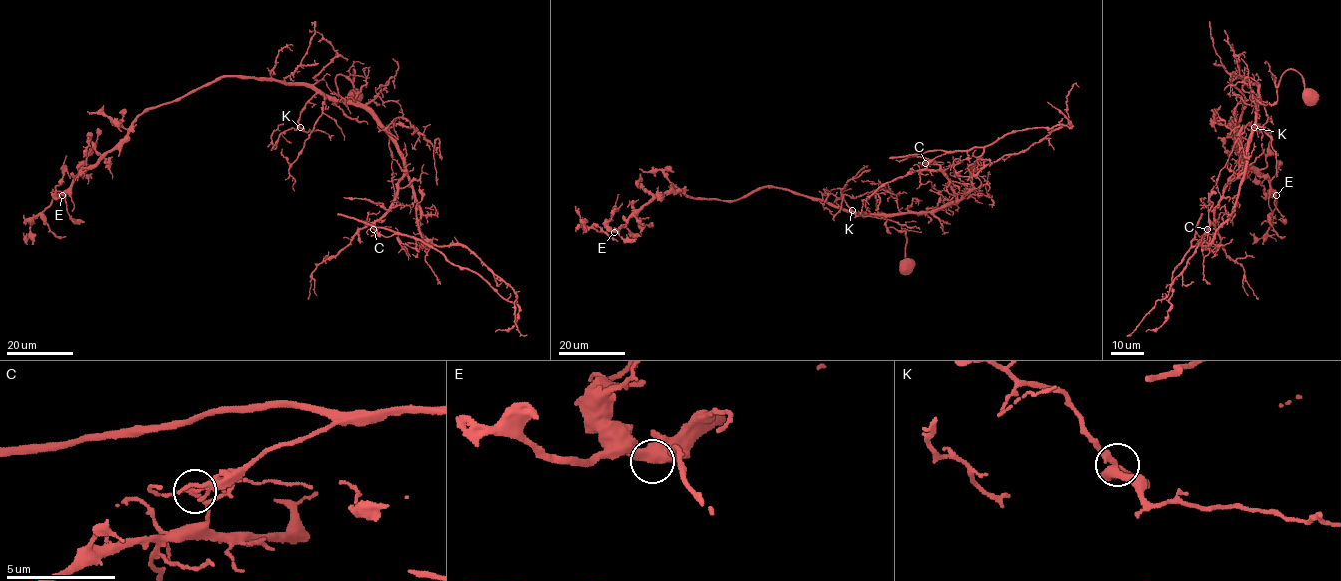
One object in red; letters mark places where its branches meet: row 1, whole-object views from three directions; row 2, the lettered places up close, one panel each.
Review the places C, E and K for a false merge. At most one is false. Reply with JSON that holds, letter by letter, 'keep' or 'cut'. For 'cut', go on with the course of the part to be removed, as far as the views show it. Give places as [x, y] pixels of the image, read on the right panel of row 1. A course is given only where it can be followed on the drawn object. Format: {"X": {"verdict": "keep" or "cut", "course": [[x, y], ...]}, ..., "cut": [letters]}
{"C": {"verdict": "cut", "course": [[1207, 229], [1201, 236], [1195, 236], [1172, 272], [1167, 318], [1158, 328], [1146, 332]]}, "E": {"verdict": "keep"}, "K": {"verdict": "keep"}, "cut": ["C"]}

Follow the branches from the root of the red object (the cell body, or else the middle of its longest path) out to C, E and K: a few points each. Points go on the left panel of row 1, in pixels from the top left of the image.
C: (351, 97), (353, 69), (353, 86), (336, 77), (333, 103), (360, 104), (404, 169), (373, 229)
E: (351, 97), (353, 69), (353, 86), (336, 77), (334, 104), (304, 85), (218, 77), (146, 108), (62, 195)
K: (351, 97), (353, 69), (353, 86), (344, 76), (336, 77), (334, 104), (319, 93), (309, 101), (300, 127)

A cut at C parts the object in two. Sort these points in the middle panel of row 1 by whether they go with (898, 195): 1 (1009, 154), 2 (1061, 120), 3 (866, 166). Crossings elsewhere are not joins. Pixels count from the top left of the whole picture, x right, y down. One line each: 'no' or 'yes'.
1: yes
2: no
3: yes

